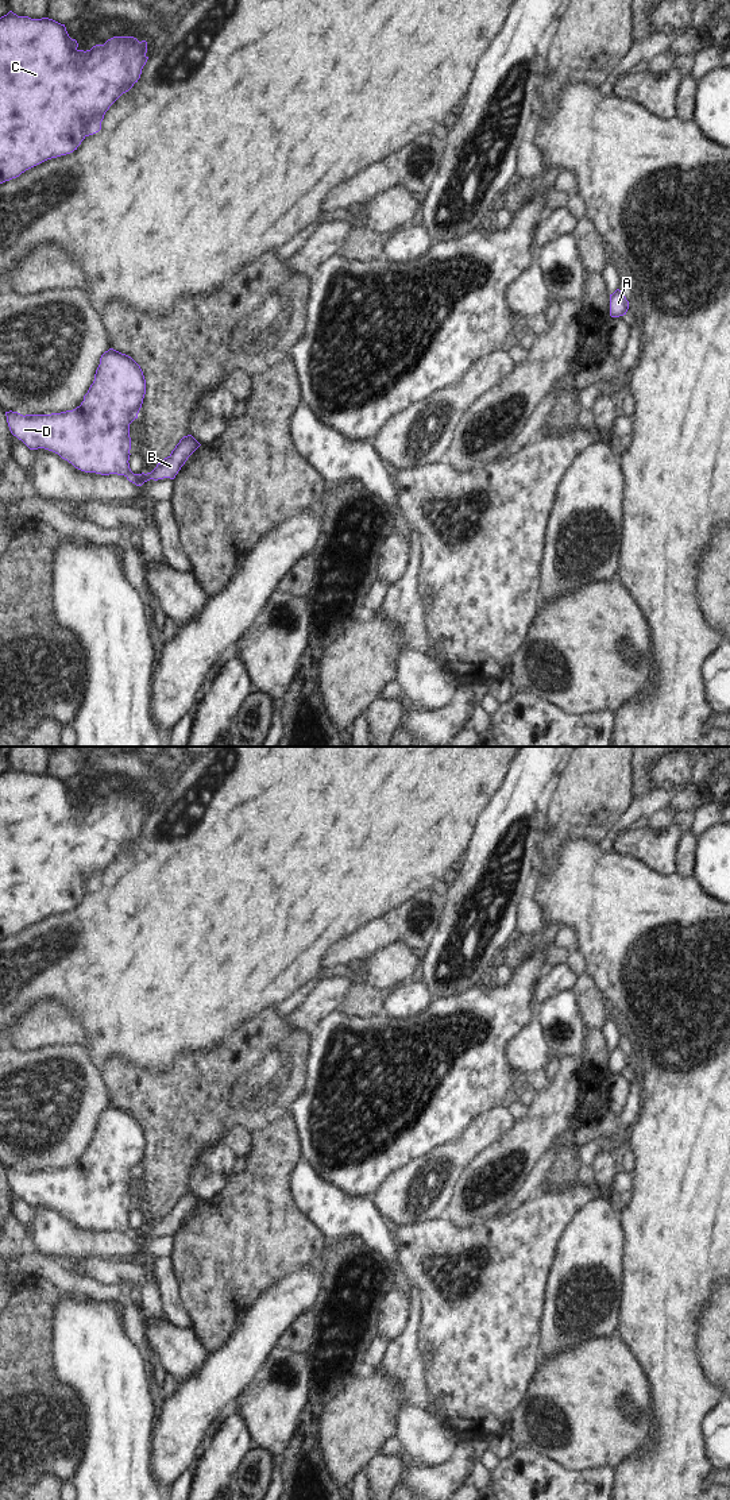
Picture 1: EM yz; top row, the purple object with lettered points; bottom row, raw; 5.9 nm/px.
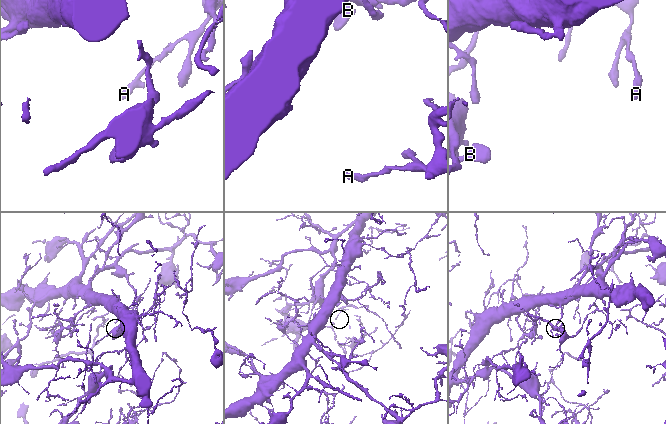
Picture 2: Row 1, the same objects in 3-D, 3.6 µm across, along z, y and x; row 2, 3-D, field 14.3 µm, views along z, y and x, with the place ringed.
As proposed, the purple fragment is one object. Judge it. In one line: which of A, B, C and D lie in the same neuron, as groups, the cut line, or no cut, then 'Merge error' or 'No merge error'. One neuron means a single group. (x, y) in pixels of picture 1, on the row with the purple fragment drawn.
Groups: A B C D. No split. No merge error

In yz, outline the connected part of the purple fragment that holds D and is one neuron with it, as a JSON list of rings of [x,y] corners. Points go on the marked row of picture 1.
[[[113,348],[105,351],[94,374],[94,381],[84,401],[73,410],[51,414],[20,414],[5,412],[9,431],[30,450],[45,448],[58,454],[76,468],[101,475],[124,475],[130,482],[142,486],[154,479],[174,479],[188,458],[201,446],[192,435],[184,436],[171,454],[151,473],[134,474],[130,468],[130,424],[138,419],[146,394],[146,379],[140,366],[128,355]]]

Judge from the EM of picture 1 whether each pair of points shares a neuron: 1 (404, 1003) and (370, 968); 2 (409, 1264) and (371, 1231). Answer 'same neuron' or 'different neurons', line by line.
1: different neurons
2: different neurons

